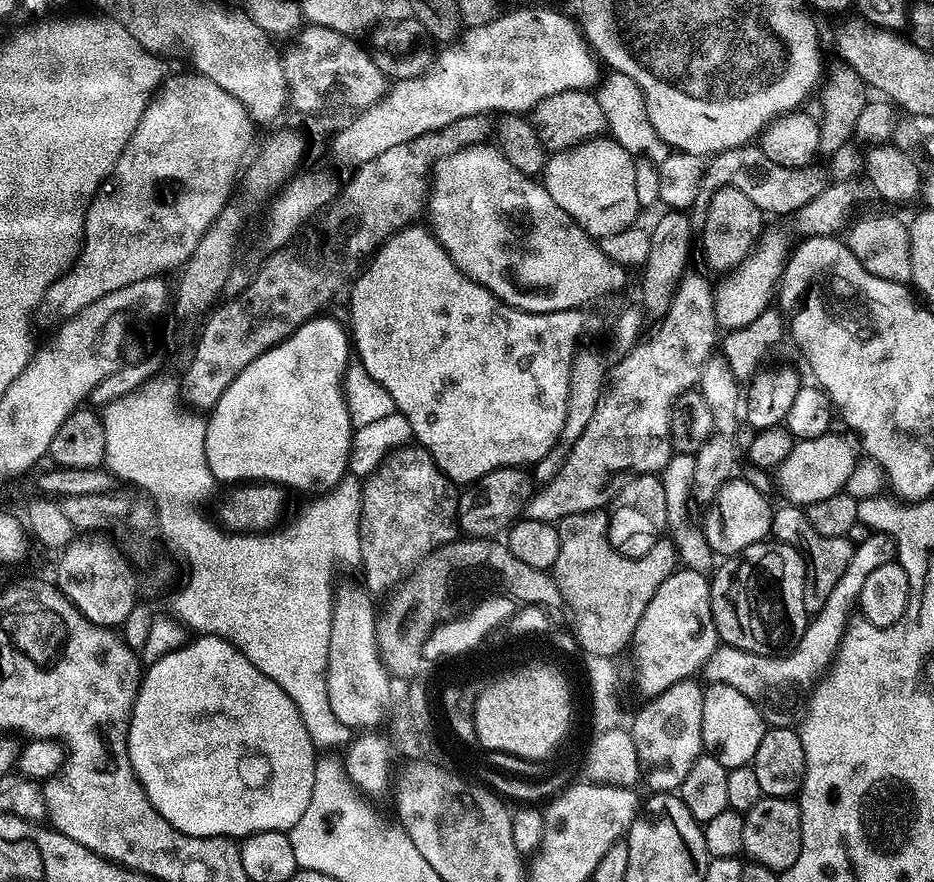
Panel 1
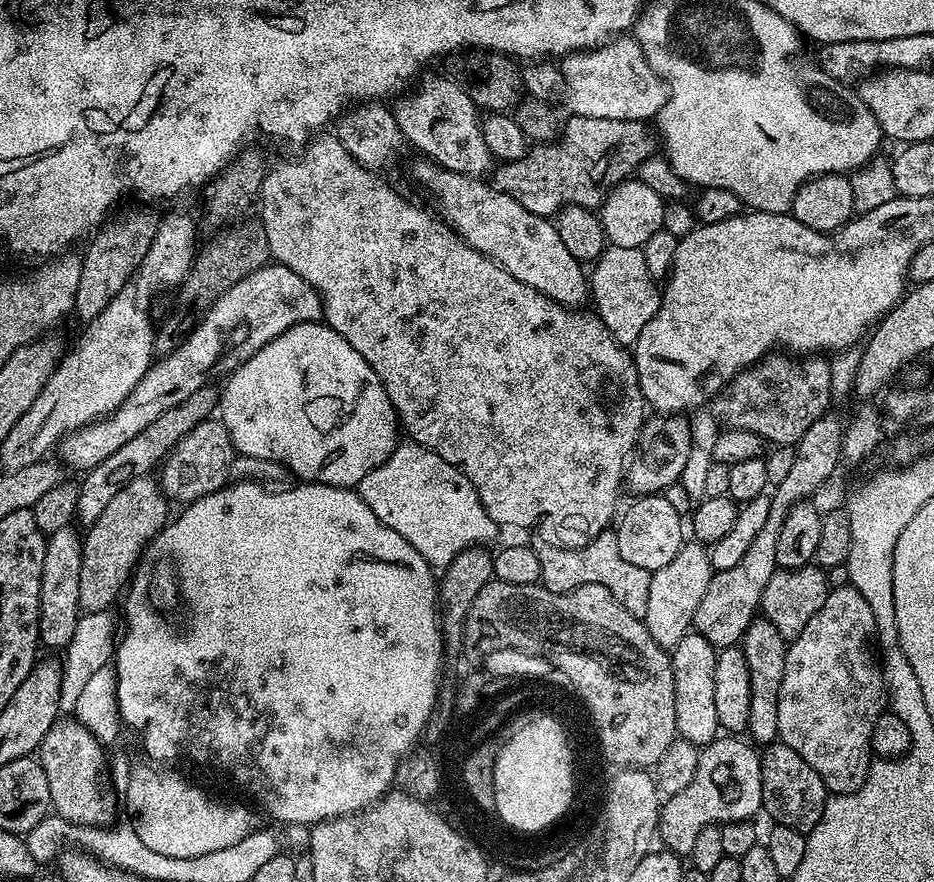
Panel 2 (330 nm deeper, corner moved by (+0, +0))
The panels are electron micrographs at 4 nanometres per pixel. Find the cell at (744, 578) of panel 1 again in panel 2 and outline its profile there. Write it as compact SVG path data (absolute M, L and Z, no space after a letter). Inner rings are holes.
M757 618L750 622L742 641L742 647L746 654L746 666L750 666L750 722L747 735L757 745L767 746L773 743L780 734L778 690L782 690L782 674L786 670L788 644L782 638L782 634L774 630L769 620Z

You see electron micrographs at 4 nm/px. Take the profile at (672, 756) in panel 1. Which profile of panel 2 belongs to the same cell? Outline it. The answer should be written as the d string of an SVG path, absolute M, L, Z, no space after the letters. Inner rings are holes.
M689 630L682 638L682 642L678 642L678 646L671 649L672 669L674 670L674 718L676 719L676 734L679 739L690 742L697 746L703 746L710 741L717 739L718 733L721 731L718 722L718 710L714 706L714 662L716 661L716 653L718 649L710 642L706 642L706 638L702 638L702 634L695 630Z

